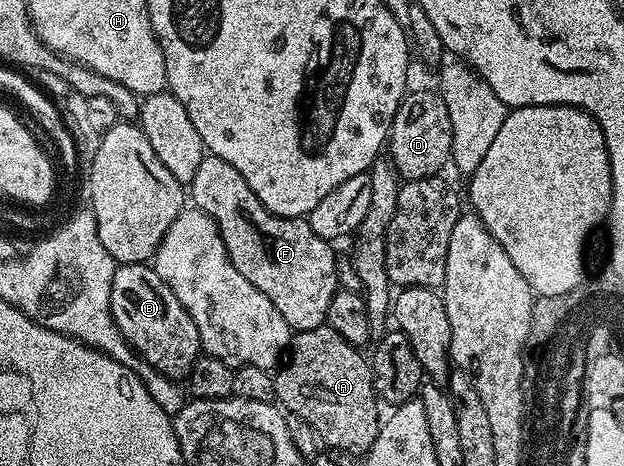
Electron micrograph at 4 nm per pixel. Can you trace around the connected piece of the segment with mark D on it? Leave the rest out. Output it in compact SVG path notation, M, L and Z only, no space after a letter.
M415 89L407 92L391 119L387 155L402 180L432 178L450 162L452 129L449 113L441 95L433 90Z

